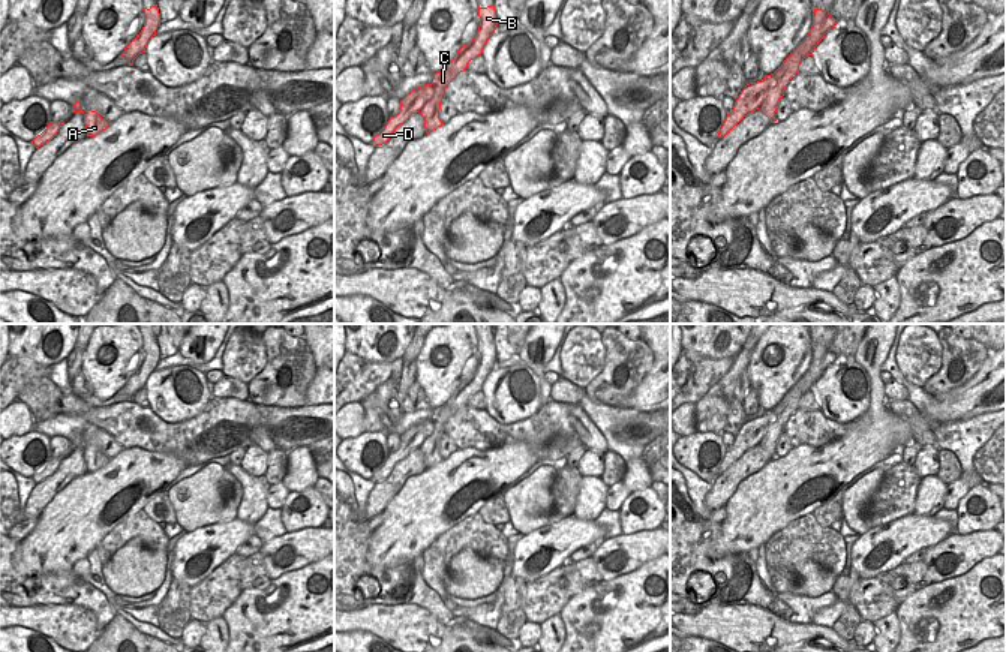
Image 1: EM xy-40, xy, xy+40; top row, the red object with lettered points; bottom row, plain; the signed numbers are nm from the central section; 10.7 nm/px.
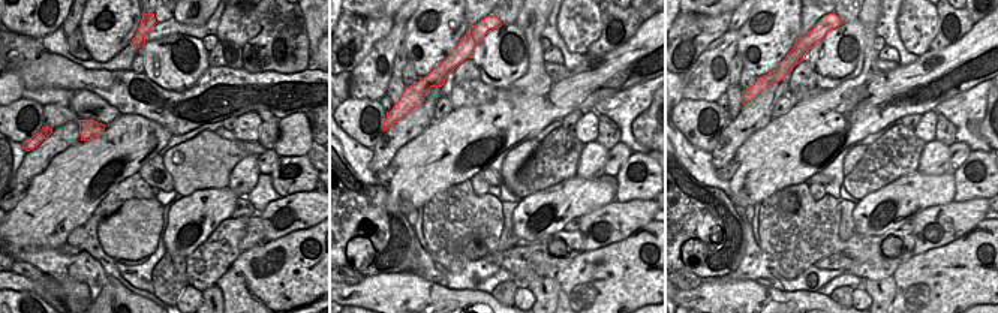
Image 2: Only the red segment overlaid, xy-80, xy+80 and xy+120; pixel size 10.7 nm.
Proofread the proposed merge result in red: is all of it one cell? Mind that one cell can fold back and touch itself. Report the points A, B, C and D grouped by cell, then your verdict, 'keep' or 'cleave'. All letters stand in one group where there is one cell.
A / B C D | cleave

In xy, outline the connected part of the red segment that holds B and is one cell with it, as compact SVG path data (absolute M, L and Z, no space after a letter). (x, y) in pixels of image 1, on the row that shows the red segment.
M495 4L487 7L478 6L478 16L480 27L474 39L465 43L441 72L432 73L430 84L424 84L412 90L400 100L399 114L390 117L384 130L373 138L370 142L373 147L385 144L391 138L393 132L412 114L420 112L435 93L445 96L447 85L468 67L471 60L481 55L486 42L495 33L498 25Z

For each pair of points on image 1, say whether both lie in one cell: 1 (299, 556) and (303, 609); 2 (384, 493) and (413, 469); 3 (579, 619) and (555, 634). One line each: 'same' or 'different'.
1: different
2: same
3: different

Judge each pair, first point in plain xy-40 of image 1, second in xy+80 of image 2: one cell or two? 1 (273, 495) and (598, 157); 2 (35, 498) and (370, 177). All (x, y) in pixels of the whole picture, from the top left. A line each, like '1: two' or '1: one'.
1: two
2: two

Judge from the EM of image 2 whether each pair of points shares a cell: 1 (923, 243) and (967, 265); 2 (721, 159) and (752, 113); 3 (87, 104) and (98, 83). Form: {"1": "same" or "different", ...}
{"1": "different", "2": "same", "3": "different"}

